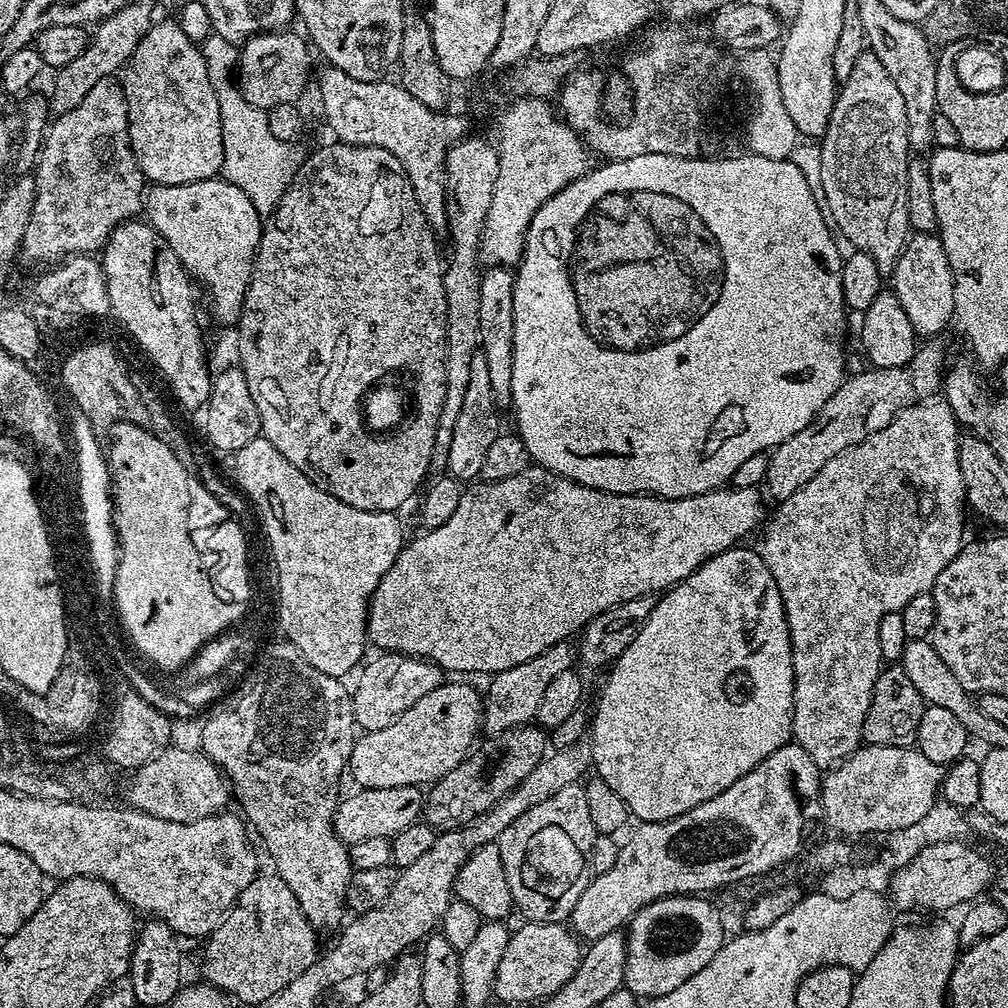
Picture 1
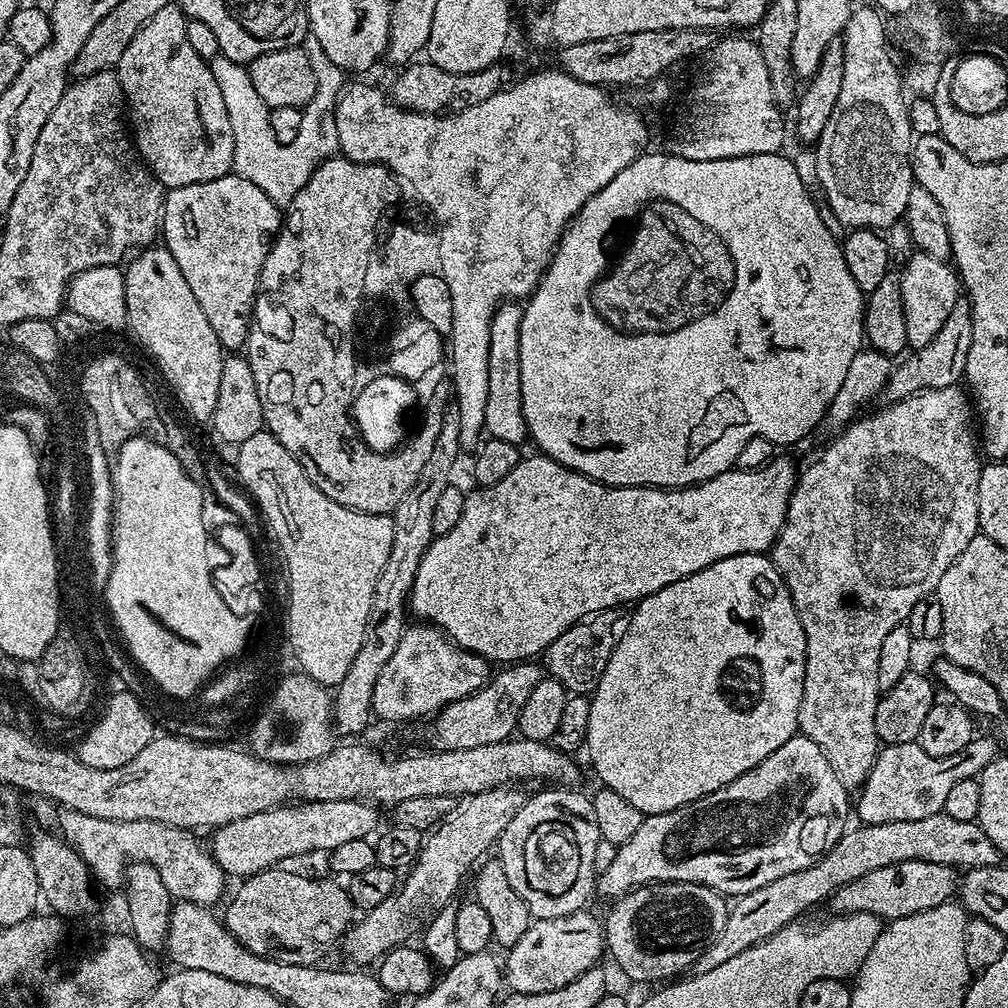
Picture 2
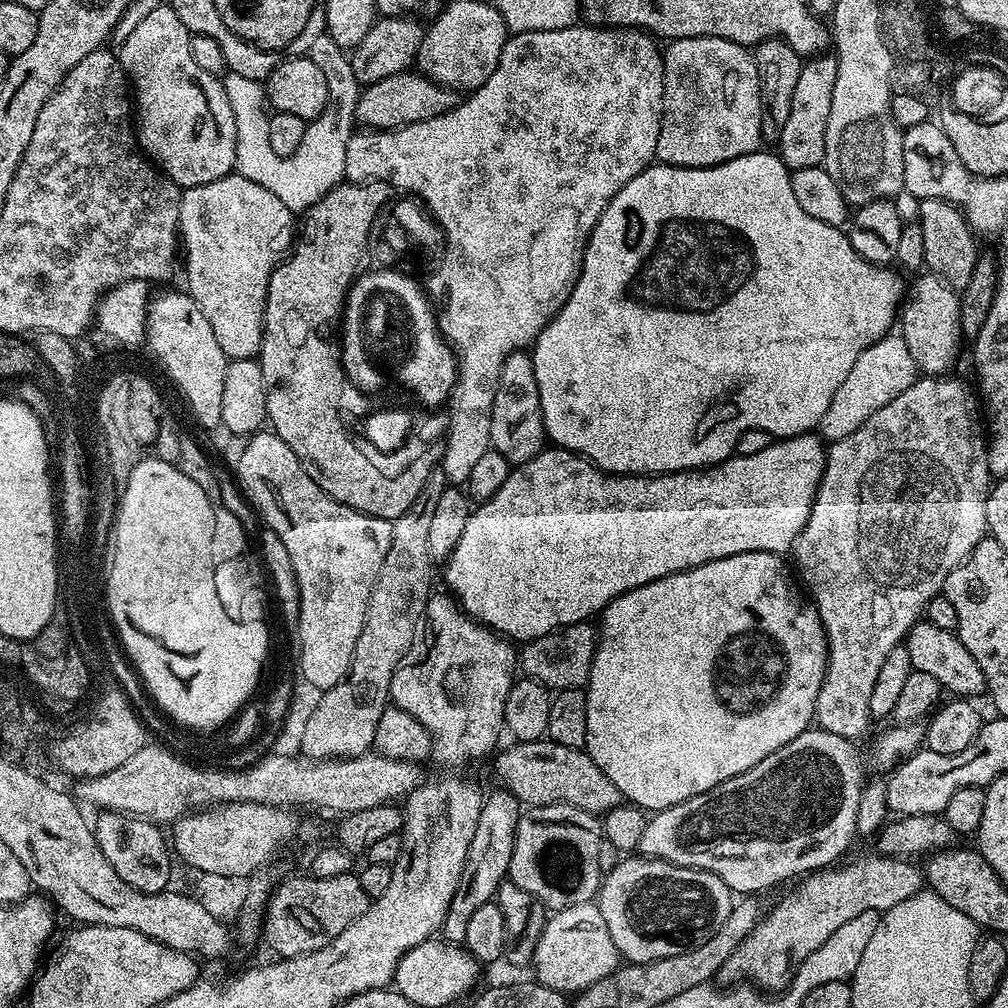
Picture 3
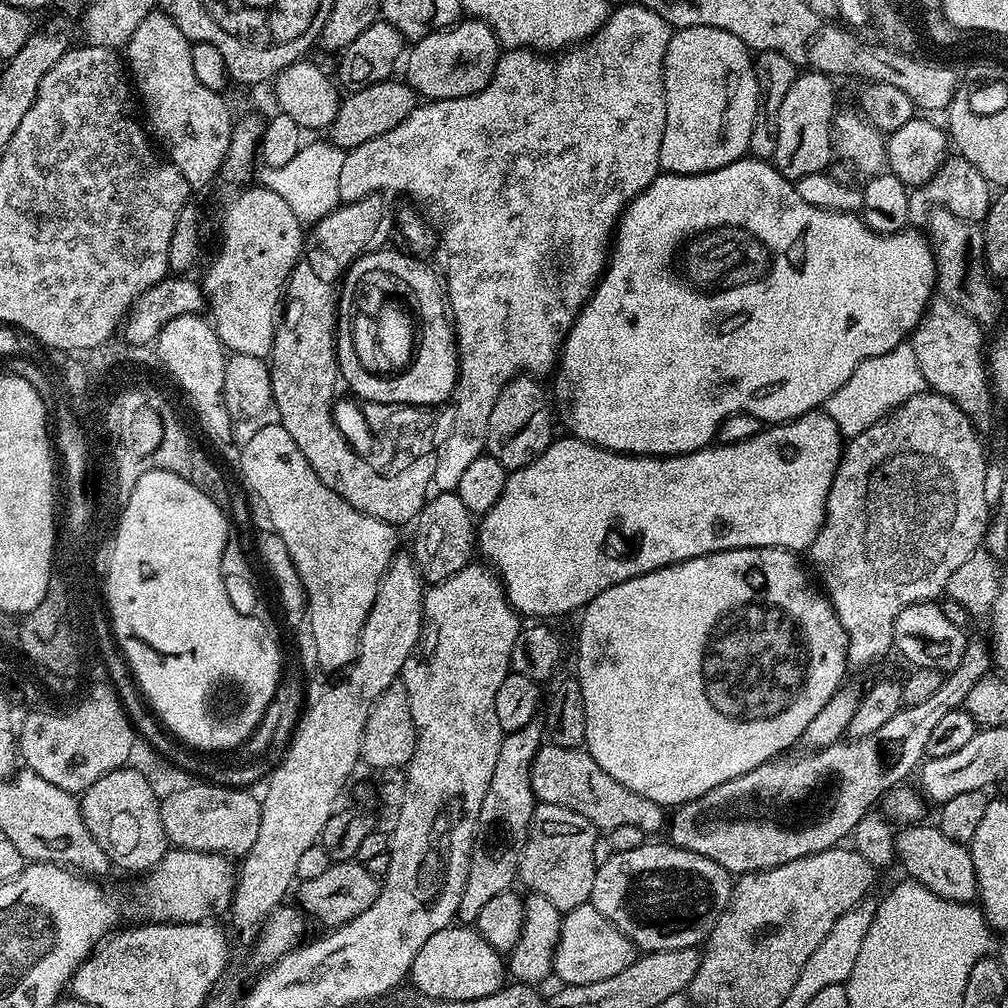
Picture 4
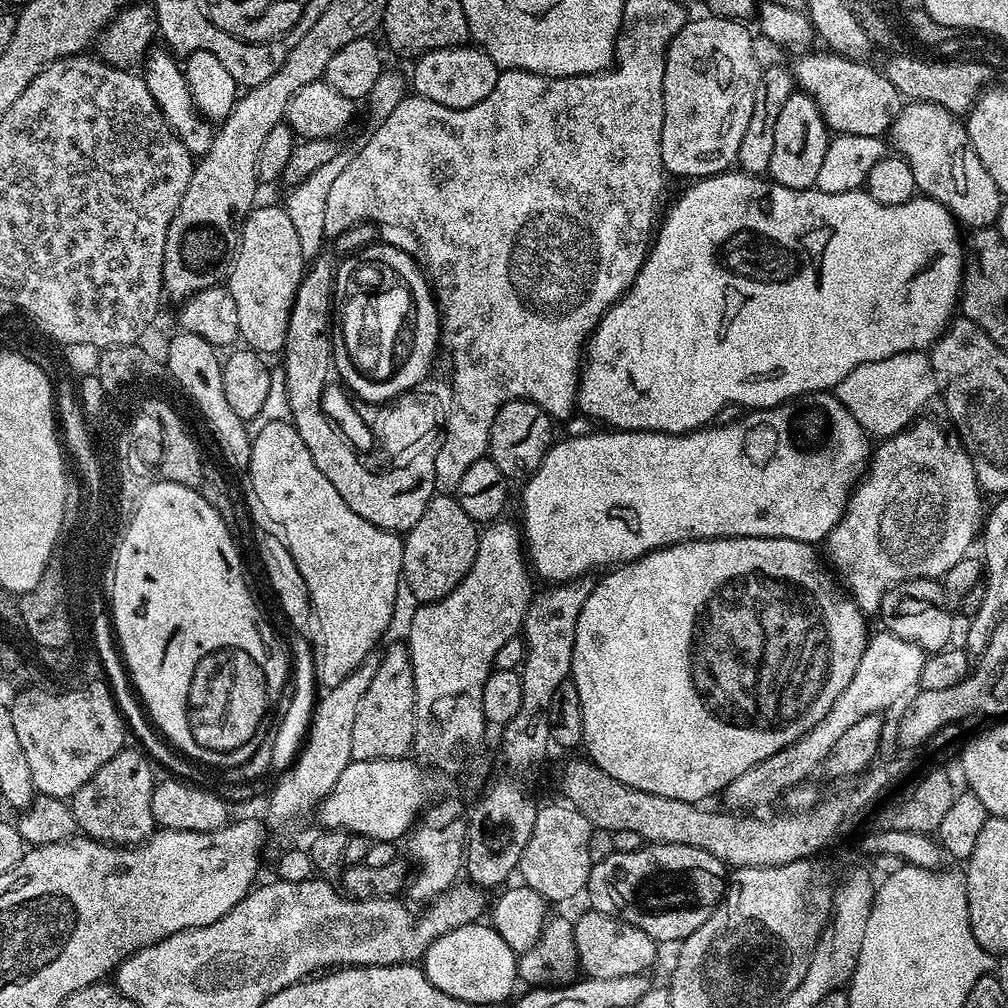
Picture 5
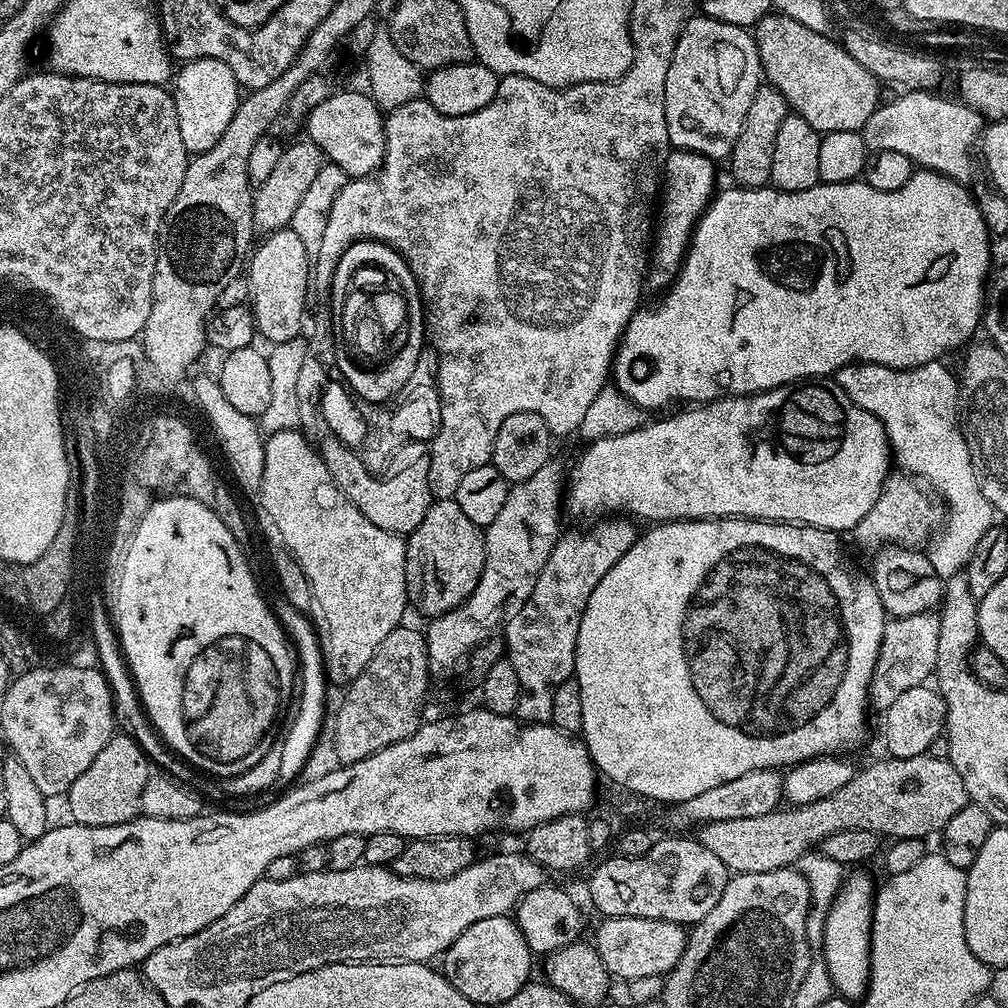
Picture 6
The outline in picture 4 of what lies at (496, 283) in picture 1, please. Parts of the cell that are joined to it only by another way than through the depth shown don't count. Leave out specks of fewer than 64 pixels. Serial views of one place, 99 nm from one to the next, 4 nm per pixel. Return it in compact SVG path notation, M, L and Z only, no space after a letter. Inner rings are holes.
M528 374L514 377L498 394L494 410L490 410L490 426L486 434L487 455L494 457L503 468L515 470L526 467L531 460L542 455L554 439L554 408L549 393L539 384L539 379Z

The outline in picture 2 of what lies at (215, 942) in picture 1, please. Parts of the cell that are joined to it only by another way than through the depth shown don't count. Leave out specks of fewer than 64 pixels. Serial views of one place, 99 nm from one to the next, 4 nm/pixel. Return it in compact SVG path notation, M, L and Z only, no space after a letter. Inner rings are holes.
M277 866L268 868L265 872L255 872L253 876L247 877L243 881L244 884L232 896L232 901L228 904L228 909L222 912L224 925L230 930L230 934L234 934L234 938L238 938L238 942L242 942L242 946L246 946L246 950L250 950L259 956L271 956L274 960L281 960L284 964L311 964L319 965L320 960L332 947L341 943L342 937L354 923L354 909L352 907L352 899L348 896L347 887L343 883L335 884L332 880L311 880L308 876L299 876L296 872L287 872L287 867Z

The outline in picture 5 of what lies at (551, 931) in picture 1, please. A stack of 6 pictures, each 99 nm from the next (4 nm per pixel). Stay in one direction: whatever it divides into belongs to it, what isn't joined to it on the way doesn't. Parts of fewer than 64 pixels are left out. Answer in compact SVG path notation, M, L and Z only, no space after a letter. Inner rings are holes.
M595 910L587 911L574 924L576 949L583 975L594 978L622 978L647 973L647 968L656 960L657 940L650 938L646 930L638 930L638 926L627 924L625 920L618 920L615 916L606 916Z

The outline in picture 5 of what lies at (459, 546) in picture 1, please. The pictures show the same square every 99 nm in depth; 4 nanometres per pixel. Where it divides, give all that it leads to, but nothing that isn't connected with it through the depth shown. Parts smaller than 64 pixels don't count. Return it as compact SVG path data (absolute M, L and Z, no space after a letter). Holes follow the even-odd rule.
M831 391L810 392L796 397L795 400L788 401L787 404L779 404L773 408L752 410L744 414L741 420L732 420L729 424L719 424L698 428L694 432L684 433L683 436L667 436L664 432L621 432L619 430L600 430L604 432L599 432L599 430L593 430L582 437L569 436L561 438L562 440L557 439L542 458L538 470L534 470L532 475L523 481L524 489L520 492L520 516L524 519L524 524L522 523L522 539L526 545L526 555L530 561L531 571L539 579L541 576L542 579L548 580L544 582L547 582L549 585L565 584L568 580L578 580L592 574L588 572L597 571L596 573L599 573L601 570L608 570L613 566L627 564L630 560L642 558L659 548L665 548L671 544L685 544L688 540L713 540L719 536L745 536L746 538L794 538L798 542L806 542L810 545L815 545L817 543L816 540L823 541L827 537L828 531L840 520L840 515L844 512L845 505L848 504L848 498L852 495L852 489L856 487L870 459L870 444L868 448L869 437L866 435L863 426L850 414L850 410L846 410L846 406L842 406L842 402Z

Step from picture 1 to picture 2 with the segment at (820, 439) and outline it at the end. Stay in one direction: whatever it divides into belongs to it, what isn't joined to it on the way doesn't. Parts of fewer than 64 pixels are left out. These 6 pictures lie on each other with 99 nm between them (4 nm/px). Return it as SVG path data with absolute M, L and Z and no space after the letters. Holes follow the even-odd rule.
M967 298L954 302L954 310L942 322L942 330L934 334L934 338L926 346L909 351L904 361L897 363L892 376L884 387L882 396L885 401L901 400L926 390L939 388L955 388L964 380L966 370L966 354L970 354L970 342L974 342L974 318L972 303ZM909 355L909 356L908 356ZM908 356L908 357L907 357Z

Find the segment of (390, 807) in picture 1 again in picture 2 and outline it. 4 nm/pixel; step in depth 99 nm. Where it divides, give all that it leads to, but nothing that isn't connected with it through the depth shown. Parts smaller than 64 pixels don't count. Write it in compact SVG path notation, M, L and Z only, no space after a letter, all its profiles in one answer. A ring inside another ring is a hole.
M309 800L295 806L271 808L262 814L250 814L250 818L238 818L238 822L223 824L215 829L211 833L210 851L229 877L247 878L255 872L283 865L288 862L284 860L291 856L304 856L307 852L331 854L346 842L369 839L377 831L376 823L380 820L376 812L379 812L377 805L366 800Z

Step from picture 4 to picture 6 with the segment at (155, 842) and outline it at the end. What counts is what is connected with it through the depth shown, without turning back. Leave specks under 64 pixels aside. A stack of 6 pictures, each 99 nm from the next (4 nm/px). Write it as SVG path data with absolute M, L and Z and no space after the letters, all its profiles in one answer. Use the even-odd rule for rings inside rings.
M114 734L90 767L70 786L66 794L68 812L73 821L82 826L118 826L122 822L130 822L141 815L140 799L150 775L150 761L139 746L139 742L131 735Z

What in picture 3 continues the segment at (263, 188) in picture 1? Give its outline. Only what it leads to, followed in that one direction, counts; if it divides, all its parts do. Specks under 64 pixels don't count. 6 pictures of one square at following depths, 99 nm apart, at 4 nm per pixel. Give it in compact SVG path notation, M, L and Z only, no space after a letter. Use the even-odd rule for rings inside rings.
M321 34L317 38L315 42L313 42L312 47L310 49L310 59L314 61L314 63L318 66L318 70L322 70L326 74L326 90L328 91L328 104L322 110L322 114L318 114L313 120L308 121L308 129L306 130L306 134L302 134L302 143L298 145L298 150L294 150L294 154L290 154L289 156L279 156L278 154L274 154L274 150L270 147L270 138L266 134L266 111L264 112L264 108L266 109L265 104L265 94L264 89L254 78L242 78L242 74L238 74L237 72L228 72L227 75L223 77L224 81L224 89L226 90L226 98L230 98L230 110L234 110L234 130L236 131L236 167L235 171L239 173L241 176L245 176L246 178L250 178L250 182L258 182L258 186L266 186L266 190L270 190L270 194L274 194L289 208L294 214L303 214L308 211L309 208L313 208L320 199L323 198L325 194L327 194L332 188L336 187L337 184L341 183L345 179L344 171L346 170L346 146L348 145L348 140L352 135L354 135L354 124L351 119L348 120L344 117L344 76L346 80L346 72L344 72L340 68L331 68L328 65L328 48L330 49L330 41L327 35Z

